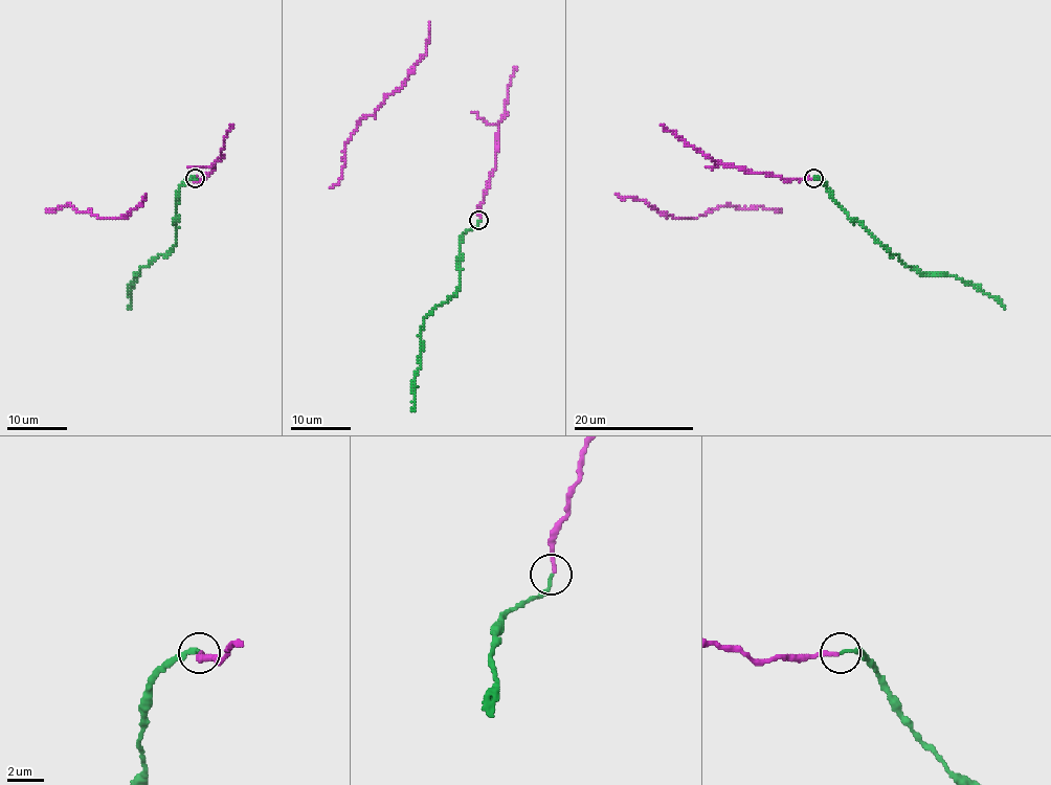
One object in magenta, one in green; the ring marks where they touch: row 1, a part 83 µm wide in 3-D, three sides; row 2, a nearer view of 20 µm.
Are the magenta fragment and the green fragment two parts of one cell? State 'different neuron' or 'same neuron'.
same neuron

